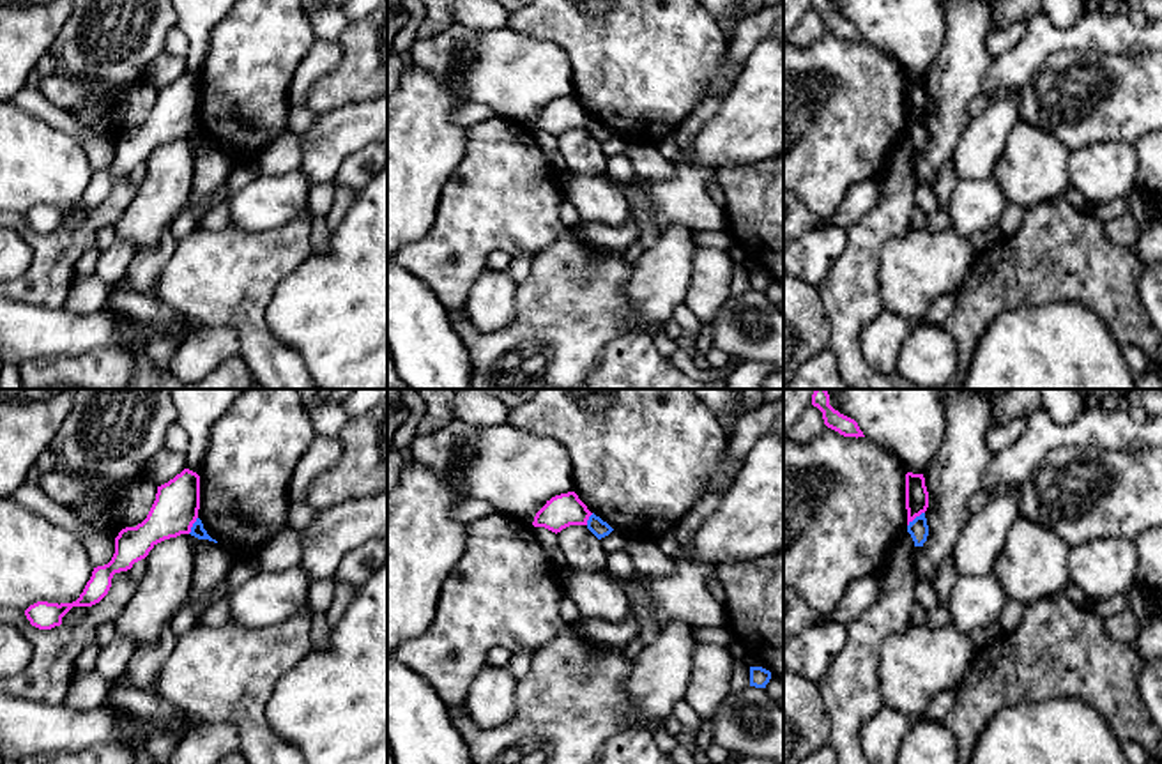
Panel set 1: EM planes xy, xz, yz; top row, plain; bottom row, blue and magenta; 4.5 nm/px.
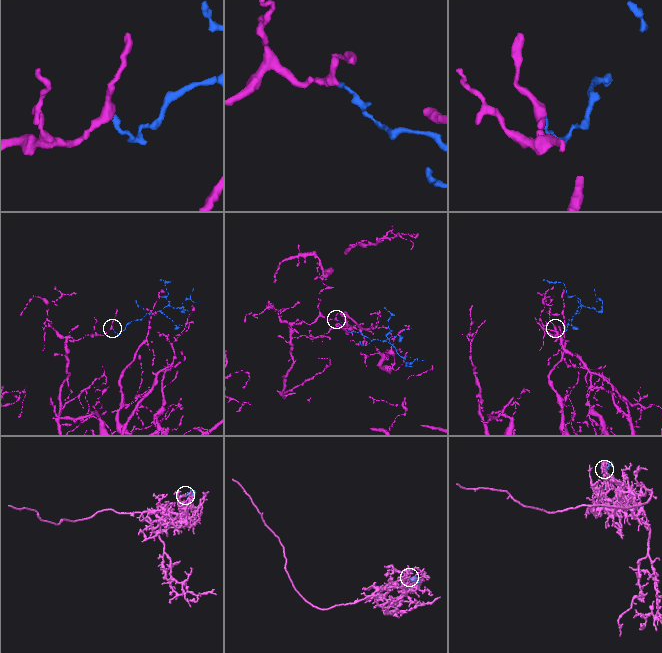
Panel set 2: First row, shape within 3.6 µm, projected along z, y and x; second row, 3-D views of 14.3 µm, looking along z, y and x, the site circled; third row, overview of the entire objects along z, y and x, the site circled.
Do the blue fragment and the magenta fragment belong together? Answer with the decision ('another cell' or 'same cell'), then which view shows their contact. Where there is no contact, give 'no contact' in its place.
another cell | yz

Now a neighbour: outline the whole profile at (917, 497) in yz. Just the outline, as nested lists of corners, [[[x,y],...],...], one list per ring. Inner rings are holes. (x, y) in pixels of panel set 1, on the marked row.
[[[906,474],[906,509],[907,509],[907,525],[925,513],[929,508],[929,492],[925,486],[923,474]]]

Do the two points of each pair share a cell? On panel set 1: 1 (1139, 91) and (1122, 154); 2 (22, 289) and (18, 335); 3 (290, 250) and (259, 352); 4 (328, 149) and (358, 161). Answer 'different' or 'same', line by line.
1: different
2: different
3: same
4: different

